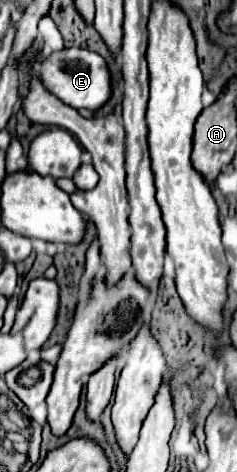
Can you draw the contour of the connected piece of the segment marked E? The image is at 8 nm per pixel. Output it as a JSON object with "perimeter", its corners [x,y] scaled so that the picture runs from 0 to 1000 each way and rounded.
{"perimeter":[[[266,102],[249,110],[198,114],[173,136],[165,165],[224,203],[241,203],[266,220],[316,233],[376,229],[401,237],[460,212],[468,199],[468,161],[443,127],[418,114],[376,110],[359,102]]]}

